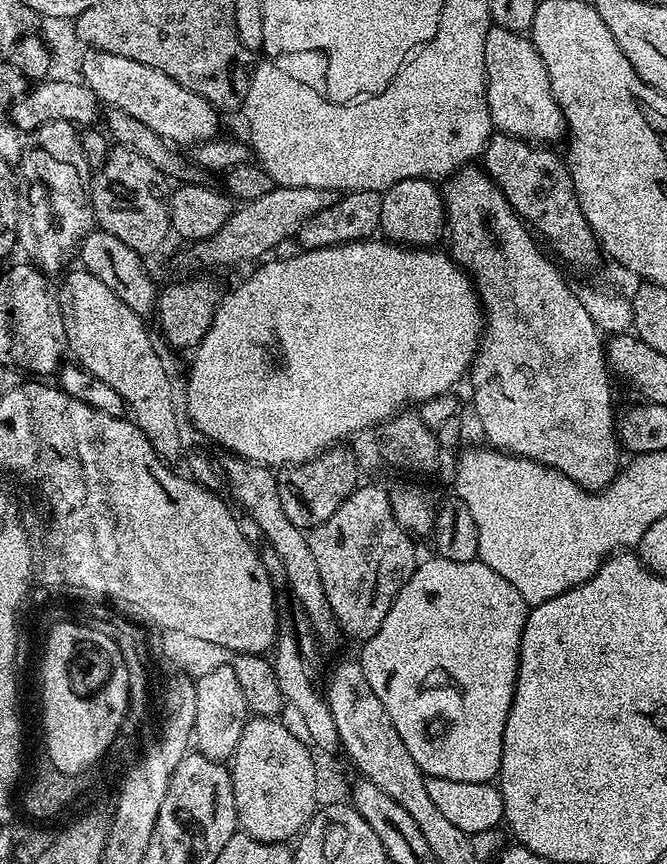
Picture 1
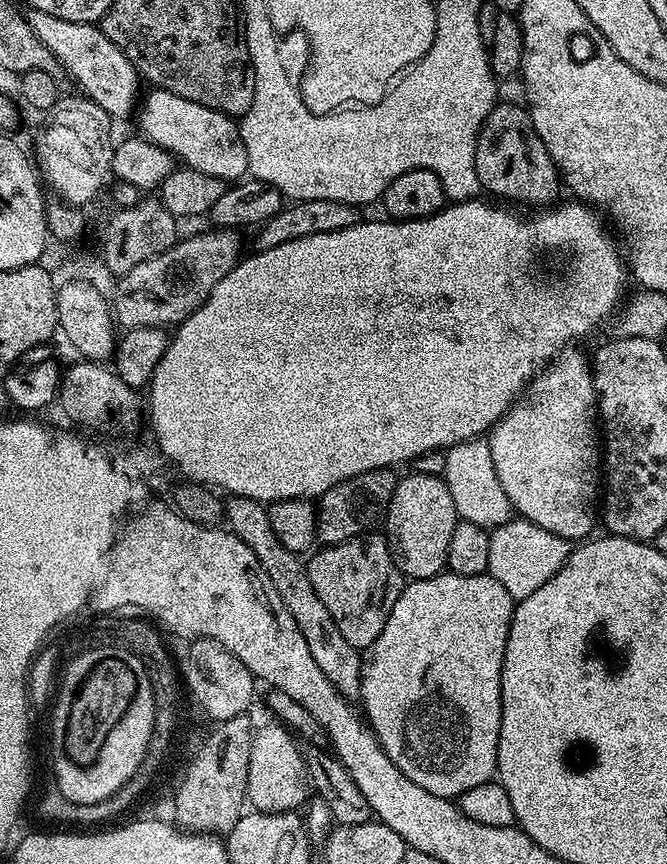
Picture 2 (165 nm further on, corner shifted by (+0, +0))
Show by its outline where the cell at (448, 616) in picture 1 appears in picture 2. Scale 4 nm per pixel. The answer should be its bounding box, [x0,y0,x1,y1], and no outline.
[359,570,514,798]

